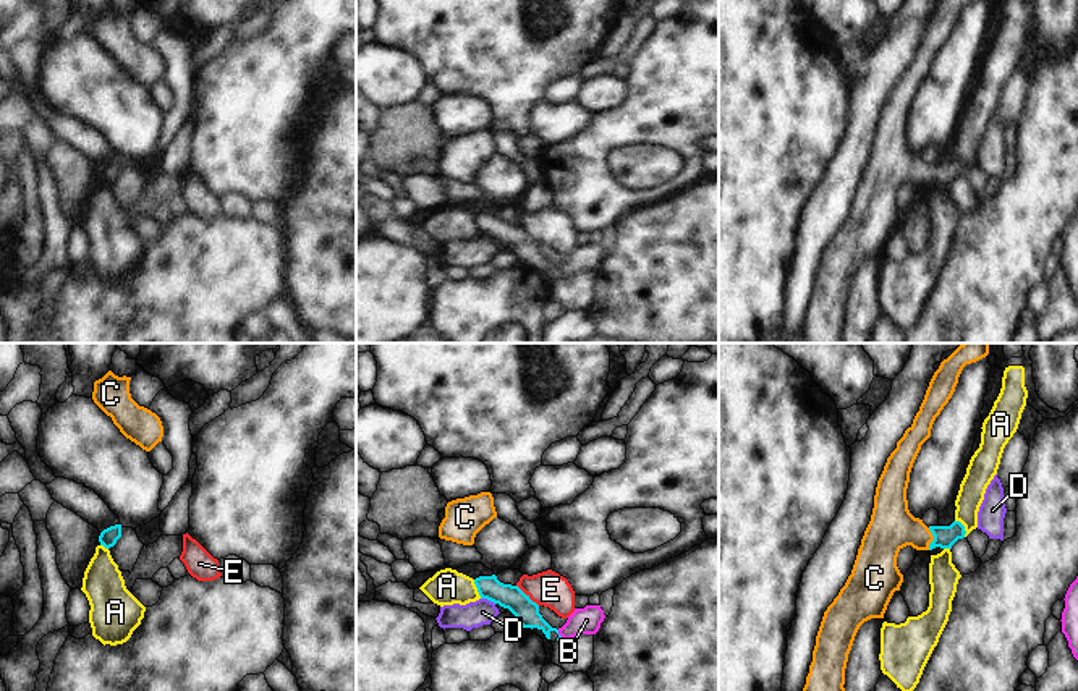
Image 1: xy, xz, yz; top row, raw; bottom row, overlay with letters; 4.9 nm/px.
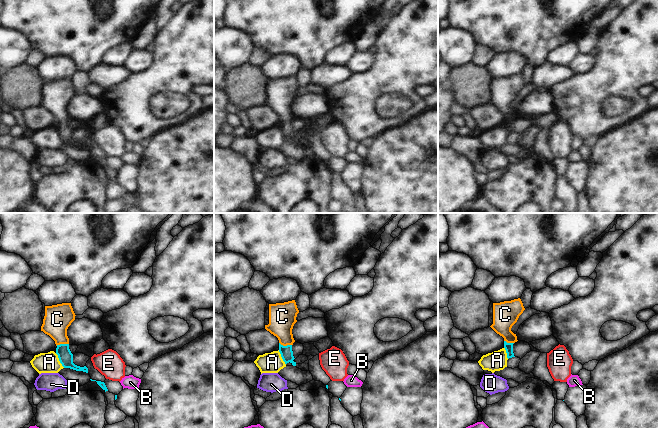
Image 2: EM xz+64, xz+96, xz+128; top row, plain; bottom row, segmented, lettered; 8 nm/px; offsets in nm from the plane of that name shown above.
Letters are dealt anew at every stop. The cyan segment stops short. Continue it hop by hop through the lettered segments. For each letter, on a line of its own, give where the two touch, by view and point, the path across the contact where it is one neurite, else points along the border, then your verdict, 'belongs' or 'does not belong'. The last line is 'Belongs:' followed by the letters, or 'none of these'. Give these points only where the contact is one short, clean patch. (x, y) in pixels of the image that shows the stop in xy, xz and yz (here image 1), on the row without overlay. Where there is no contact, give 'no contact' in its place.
A: yz (963, 165) | along yz (955, 157), (963, 164), (965, 173) | does not belong
B: xz (559, 272) | along xz (557, 267), (562, 275) | does not belong
C: yz (934, 177) | across yz (944, 173), (934, 177), (892, 164) | belongs
D: xz (488, 237) | along xz (481, 235), (494, 241) | does not belong
E: xz (528, 233) | along xz (517, 222), (538, 243) | does not belong
Belongs: C

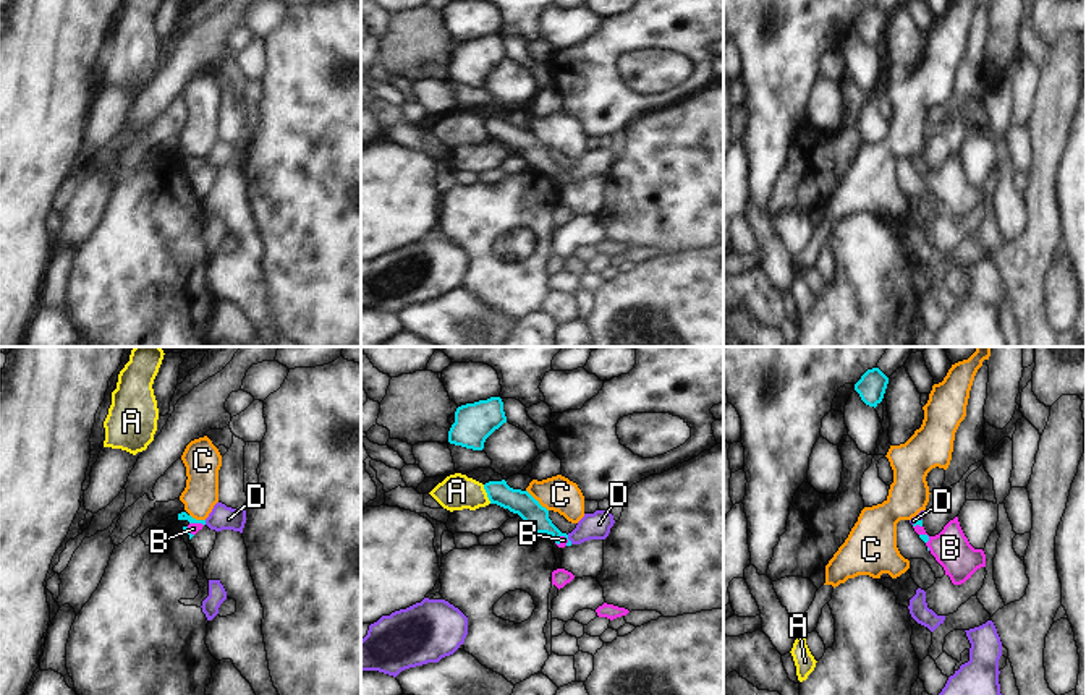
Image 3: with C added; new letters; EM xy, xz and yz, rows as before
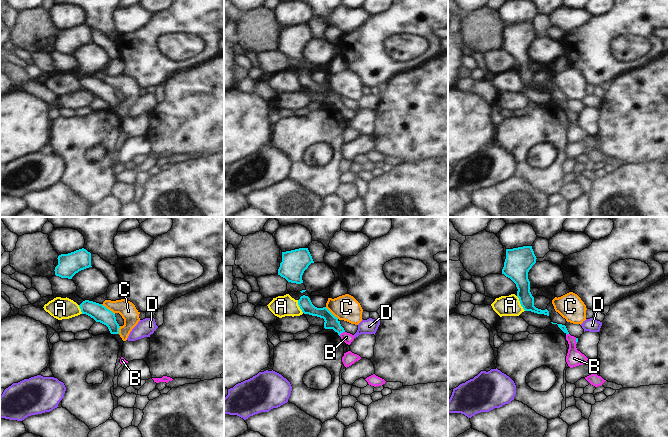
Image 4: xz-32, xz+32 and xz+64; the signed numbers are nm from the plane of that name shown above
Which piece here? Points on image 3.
A: xz (487, 132) | along xz (483, 122), (491, 140) | does not belong
B: xz (559, 175) | across xz (523, 141), (559, 175), (564, 177) | belongs
C: xz (538, 138) | does not belong
D: xz (568, 177) | does not belong
Belongs: B

